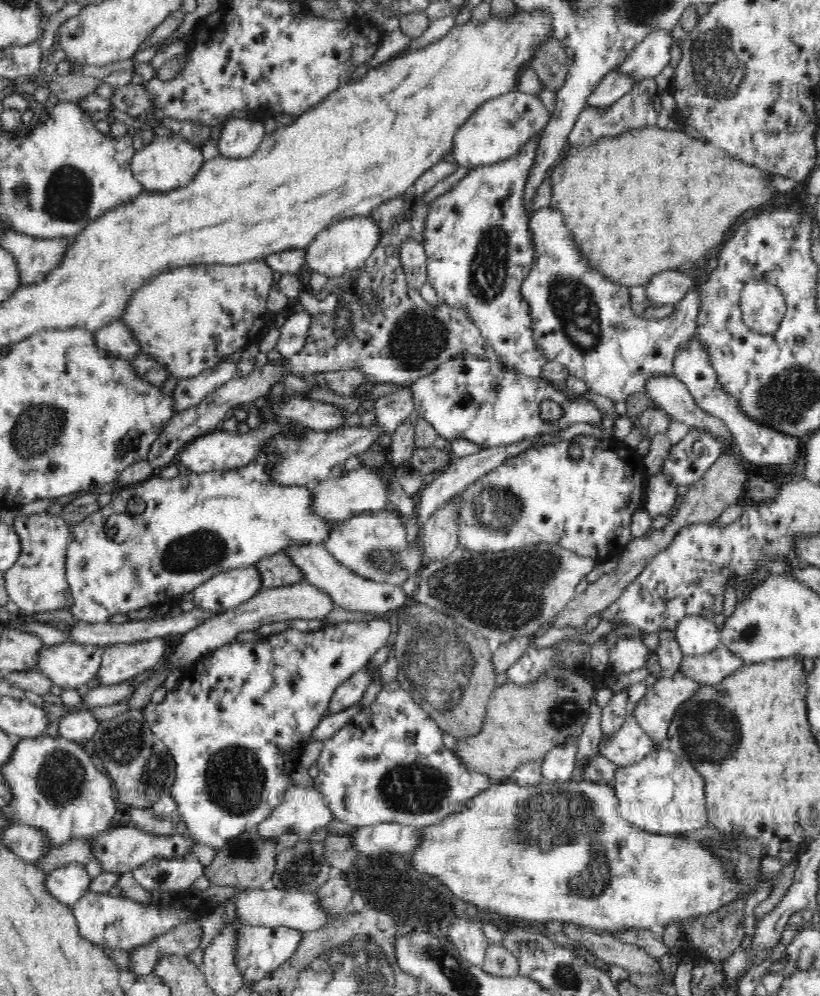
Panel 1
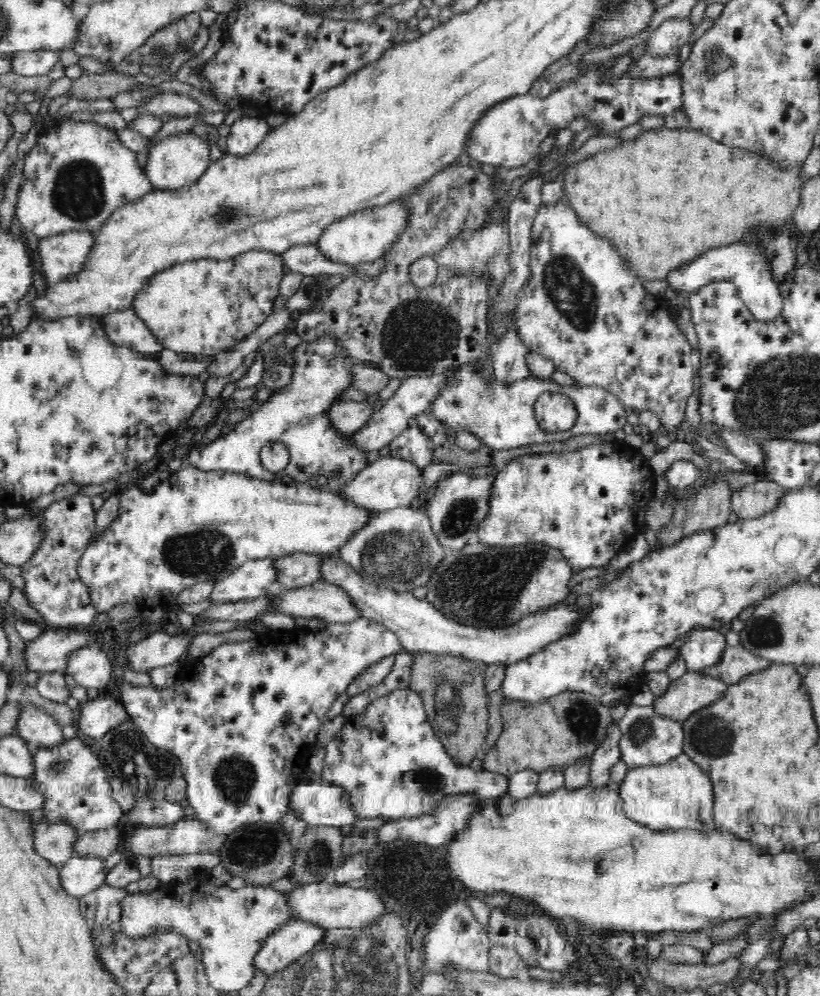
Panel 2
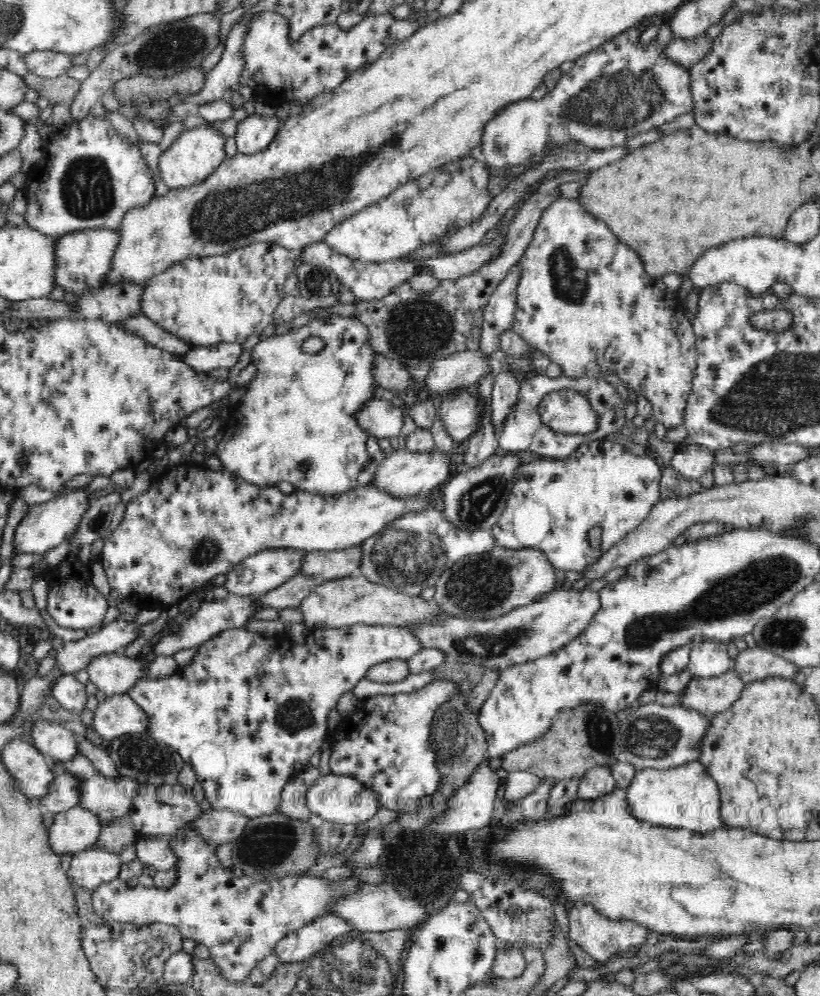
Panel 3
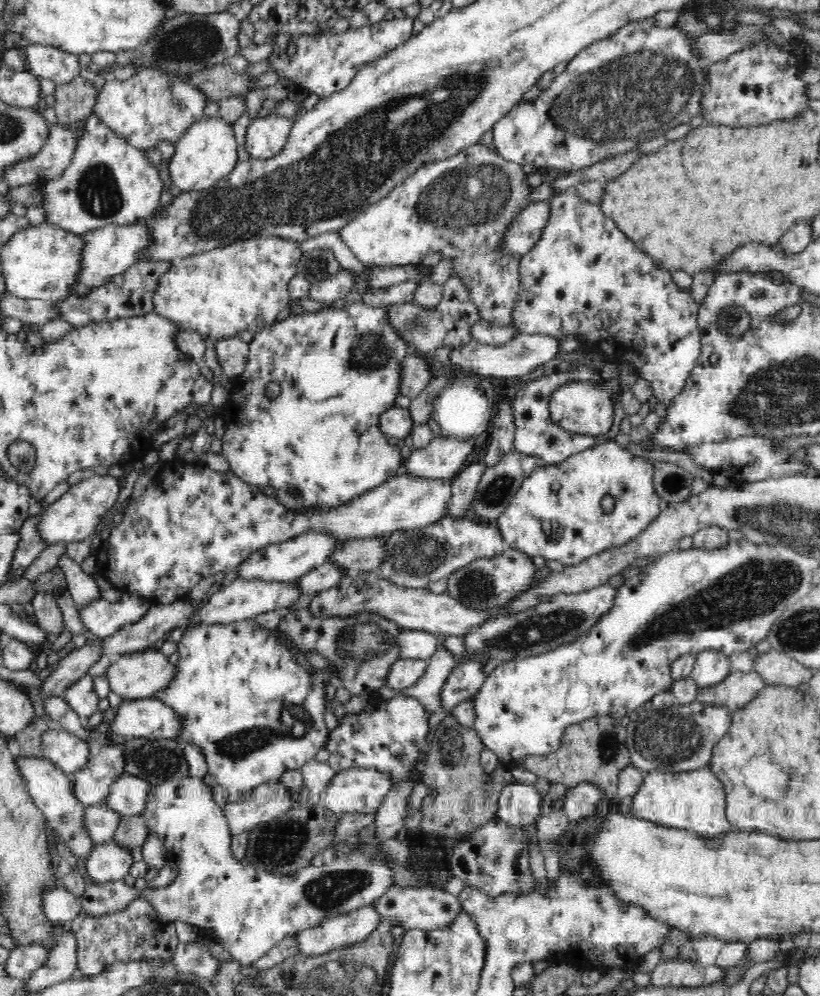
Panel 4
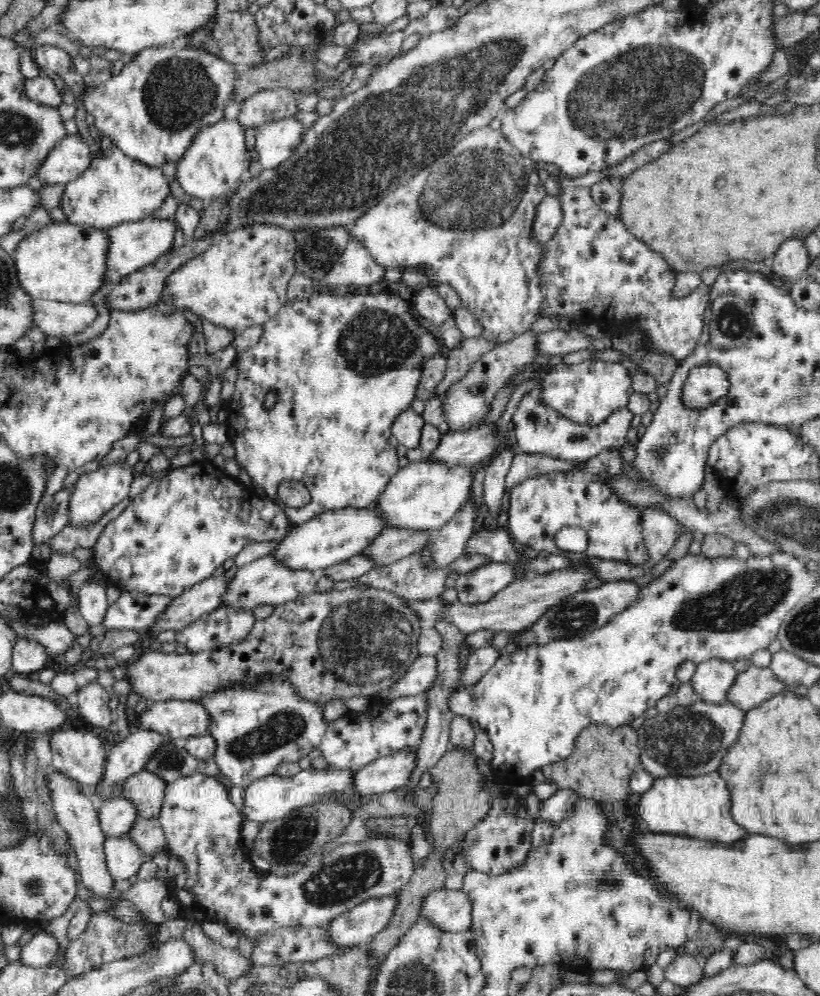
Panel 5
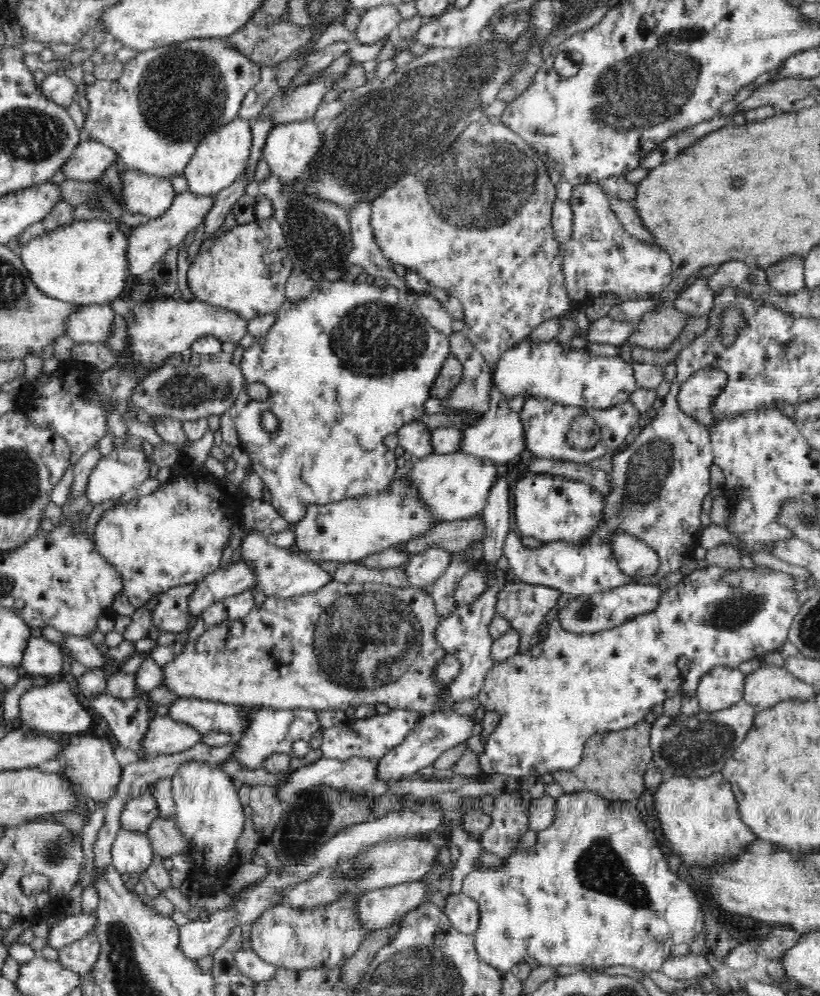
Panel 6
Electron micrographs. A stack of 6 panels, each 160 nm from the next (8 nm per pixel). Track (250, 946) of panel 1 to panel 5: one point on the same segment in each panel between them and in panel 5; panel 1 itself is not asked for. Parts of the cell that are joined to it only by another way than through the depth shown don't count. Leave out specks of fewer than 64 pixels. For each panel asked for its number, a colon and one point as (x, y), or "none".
2: (294, 940)
3: (296, 947)
4: (352, 928)
5: (356, 927)

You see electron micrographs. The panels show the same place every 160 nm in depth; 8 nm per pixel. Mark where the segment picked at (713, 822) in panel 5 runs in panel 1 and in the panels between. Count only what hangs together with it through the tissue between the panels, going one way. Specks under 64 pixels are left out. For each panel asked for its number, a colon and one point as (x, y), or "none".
1: (664, 794)
2: (679, 795)
3: (688, 797)
4: (695, 801)

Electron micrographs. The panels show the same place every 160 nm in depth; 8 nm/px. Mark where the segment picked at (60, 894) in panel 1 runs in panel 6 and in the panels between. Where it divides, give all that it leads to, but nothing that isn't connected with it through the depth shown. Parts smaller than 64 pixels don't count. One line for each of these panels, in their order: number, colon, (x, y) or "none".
2: (81, 874)
3: (92, 867)
4: (109, 861)
5: (123, 857)
6: (131, 852)

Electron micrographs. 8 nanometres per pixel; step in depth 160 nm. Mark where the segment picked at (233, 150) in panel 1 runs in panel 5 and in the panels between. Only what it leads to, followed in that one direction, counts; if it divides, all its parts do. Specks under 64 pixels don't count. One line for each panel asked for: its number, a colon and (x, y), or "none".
2: (250, 132)
3: (253, 135)
4: (266, 136)
5: (275, 142)

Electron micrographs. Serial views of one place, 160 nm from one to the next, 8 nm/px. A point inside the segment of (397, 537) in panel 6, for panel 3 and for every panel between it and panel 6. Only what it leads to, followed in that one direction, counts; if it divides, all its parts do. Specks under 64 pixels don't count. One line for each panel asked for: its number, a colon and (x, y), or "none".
3: (259, 573)
4: (289, 560)
5: (333, 536)

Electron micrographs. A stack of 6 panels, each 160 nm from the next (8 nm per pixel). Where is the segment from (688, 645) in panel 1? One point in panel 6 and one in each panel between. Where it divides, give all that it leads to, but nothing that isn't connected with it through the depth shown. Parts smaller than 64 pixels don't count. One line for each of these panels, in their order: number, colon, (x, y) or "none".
2: (703, 649)
3: (708, 660)
4: (711, 668)
5: (713, 680)
6: (724, 686)

